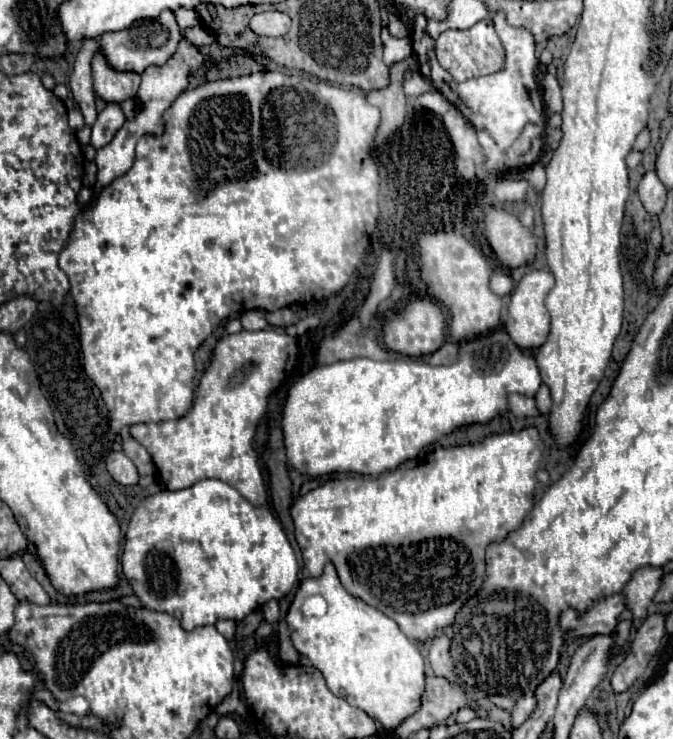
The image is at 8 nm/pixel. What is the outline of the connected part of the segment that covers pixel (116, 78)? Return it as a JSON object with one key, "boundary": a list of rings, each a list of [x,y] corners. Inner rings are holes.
{"boundary":[[[98,50],[92,58],[92,78],[96,94],[106,102],[124,102],[136,96],[140,86],[140,74],[122,72],[108,64],[102,50]]]}

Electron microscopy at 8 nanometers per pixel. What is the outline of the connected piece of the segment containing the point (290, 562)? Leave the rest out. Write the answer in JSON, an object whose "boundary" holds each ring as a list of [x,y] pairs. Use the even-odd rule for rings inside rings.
{"boundary":[[[200,480],[178,492],[160,490],[144,498],[130,516],[120,562],[122,572],[142,606],[176,616],[188,632],[198,626],[216,624],[224,618],[246,618],[268,600],[280,600],[288,594],[298,574],[294,550],[270,508],[252,506],[238,490],[222,480]]]}

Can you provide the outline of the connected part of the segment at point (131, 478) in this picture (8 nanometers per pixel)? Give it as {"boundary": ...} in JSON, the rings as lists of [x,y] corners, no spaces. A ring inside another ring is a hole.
{"boundary":[[[110,452],[110,456],[106,458],[106,466],[110,476],[124,486],[132,486],[140,478],[134,462],[124,452]]]}

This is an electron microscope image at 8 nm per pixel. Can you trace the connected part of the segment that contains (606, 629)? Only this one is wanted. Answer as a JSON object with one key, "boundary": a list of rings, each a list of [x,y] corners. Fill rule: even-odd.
{"boundary":[[[612,594],[600,600],[586,614],[578,614],[574,610],[566,610],[560,616],[560,624],[566,630],[568,638],[582,638],[594,634],[612,634],[616,624],[620,622],[620,614],[626,610],[624,594]]]}

